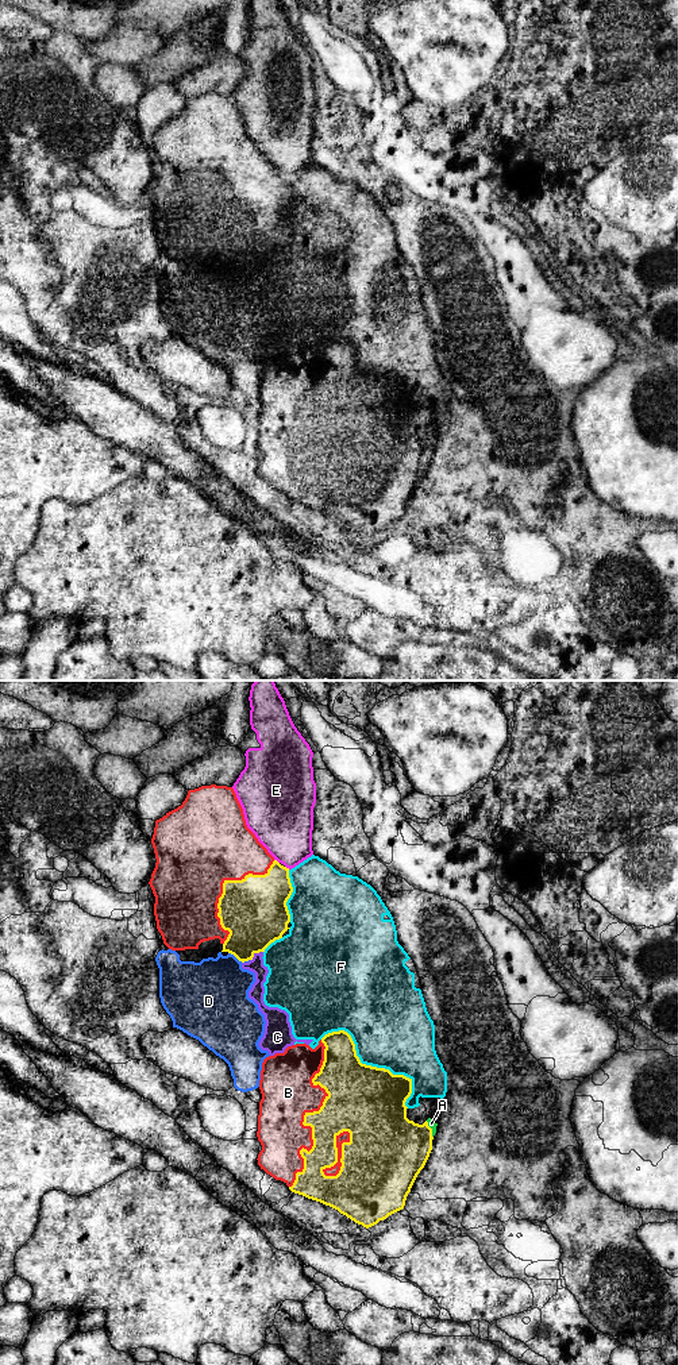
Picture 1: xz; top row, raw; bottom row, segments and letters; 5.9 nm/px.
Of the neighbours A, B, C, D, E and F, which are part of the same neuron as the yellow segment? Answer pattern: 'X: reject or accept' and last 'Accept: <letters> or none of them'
A: reject
B: accept
C: reject
D: reject
E: reject
F: reject
Accept: B

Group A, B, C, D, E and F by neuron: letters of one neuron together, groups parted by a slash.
A C D F / B / E

